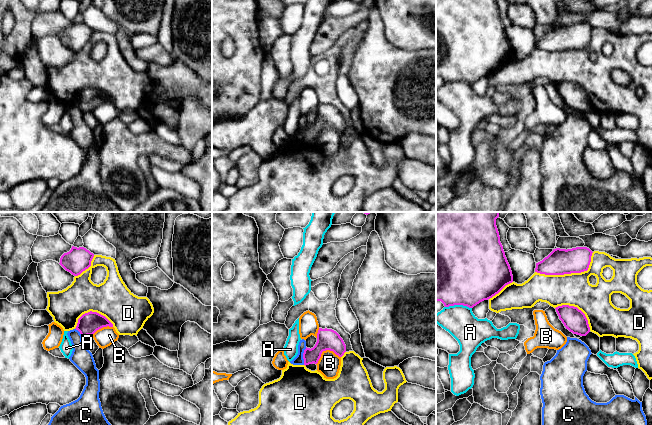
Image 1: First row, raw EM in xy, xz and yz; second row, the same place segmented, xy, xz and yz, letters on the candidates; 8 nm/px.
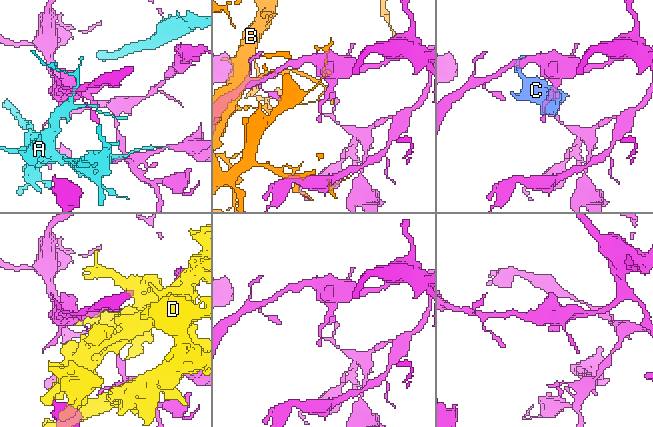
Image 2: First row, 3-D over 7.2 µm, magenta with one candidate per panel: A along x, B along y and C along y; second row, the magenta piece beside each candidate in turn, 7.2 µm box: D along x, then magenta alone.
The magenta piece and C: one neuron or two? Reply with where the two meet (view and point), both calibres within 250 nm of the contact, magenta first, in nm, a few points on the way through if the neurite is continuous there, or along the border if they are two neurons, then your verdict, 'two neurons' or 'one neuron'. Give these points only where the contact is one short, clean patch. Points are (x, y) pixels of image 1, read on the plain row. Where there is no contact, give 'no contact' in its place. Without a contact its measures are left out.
xz (303, 132) | 180/80 nm | along xz (306, 123), (303, 129), (303, 140) | two neurons

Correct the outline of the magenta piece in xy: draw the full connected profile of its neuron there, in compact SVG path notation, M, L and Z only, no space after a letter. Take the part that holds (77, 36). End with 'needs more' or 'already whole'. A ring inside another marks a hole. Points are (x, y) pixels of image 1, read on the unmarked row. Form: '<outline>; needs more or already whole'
M74 23L60 34L60 41L74 52L80 51L91 42L94 30L84 23Z; already whole

